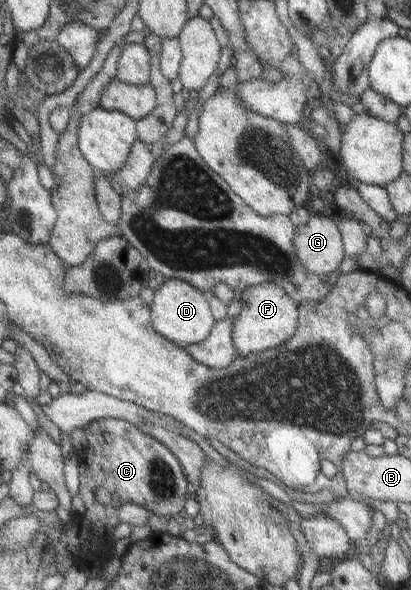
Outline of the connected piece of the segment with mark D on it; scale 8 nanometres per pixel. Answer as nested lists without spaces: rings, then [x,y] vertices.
[[[180,279],[164,280],[160,288],[153,291],[152,303],[148,308],[152,328],[180,348],[202,341],[215,322],[207,304],[207,295]]]

